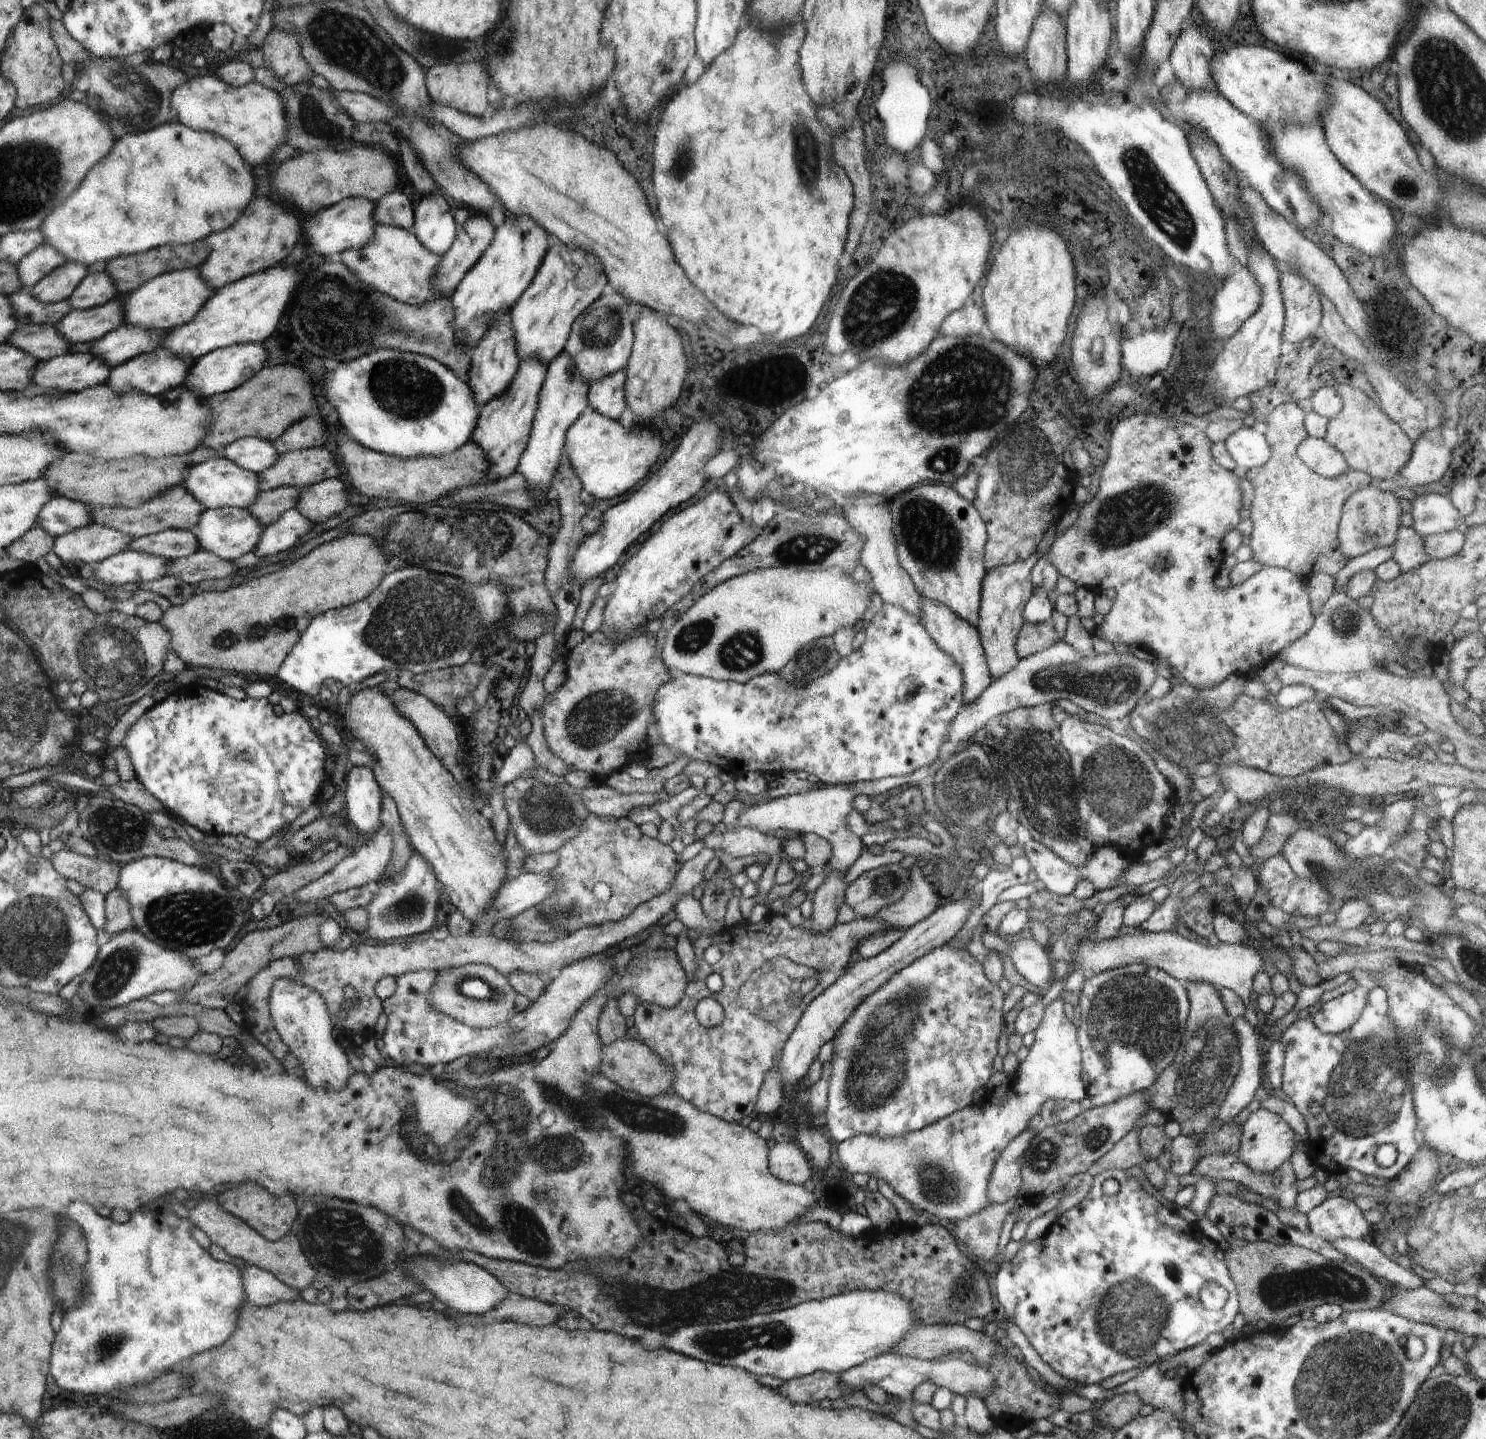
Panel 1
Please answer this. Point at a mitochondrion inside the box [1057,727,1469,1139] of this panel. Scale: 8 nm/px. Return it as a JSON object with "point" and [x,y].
{"point":[1134,1014]}

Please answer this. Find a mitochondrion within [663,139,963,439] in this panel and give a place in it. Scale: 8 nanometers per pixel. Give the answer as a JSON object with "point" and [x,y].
{"point":[883,303]}

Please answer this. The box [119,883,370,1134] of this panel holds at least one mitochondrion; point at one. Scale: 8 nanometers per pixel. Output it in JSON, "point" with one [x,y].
{"point":[191,918]}

